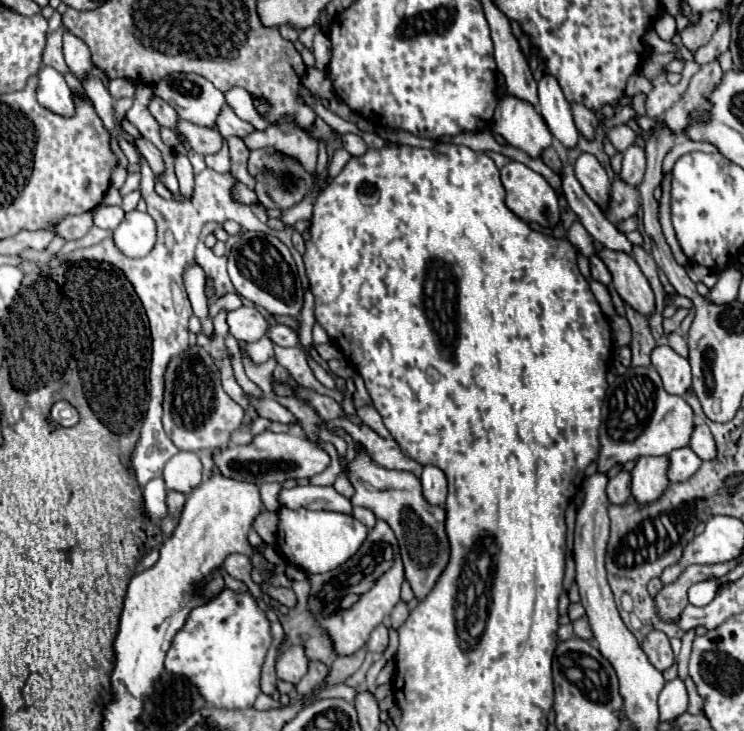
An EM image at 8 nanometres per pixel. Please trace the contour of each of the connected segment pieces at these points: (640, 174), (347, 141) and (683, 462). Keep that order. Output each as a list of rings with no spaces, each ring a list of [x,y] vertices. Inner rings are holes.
[[[632,144],[626,152],[624,152],[624,160],[622,160],[622,170],[620,170],[620,180],[624,180],[626,184],[638,188],[642,178],[644,178],[644,168],[646,168],[646,152]]]
[[[344,134],[344,150],[348,150],[352,156],[362,156],[368,146],[358,134]]]
[[[680,448],[680,450],[672,450],[672,454],[668,454],[668,480],[670,482],[684,482],[688,480],[692,474],[696,474],[696,470],[700,468],[702,460],[688,448]]]

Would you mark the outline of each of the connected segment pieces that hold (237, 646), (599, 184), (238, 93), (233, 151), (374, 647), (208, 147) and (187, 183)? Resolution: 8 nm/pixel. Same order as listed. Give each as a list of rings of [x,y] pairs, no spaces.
[[[230,588],[220,590],[216,598],[206,602],[204,606],[194,608],[184,626],[176,632],[172,646],[166,654],[166,672],[170,676],[182,676],[186,678],[212,708],[250,708],[260,694],[260,674],[262,664],[266,658],[266,652],[272,644],[272,632],[270,632],[270,620],[266,612],[256,604],[254,596],[250,592],[236,592]]]
[[[582,152],[576,160],[576,178],[582,184],[584,192],[604,210],[608,206],[608,194],[610,194],[610,178],[602,164],[592,156]]]
[[[232,88],[226,92],[226,100],[232,106],[232,110],[246,122],[250,122],[256,130],[266,130],[268,122],[258,114],[250,94],[244,88]]]
[[[230,136],[228,138],[228,148],[230,148],[230,158],[232,158],[232,172],[238,172],[238,174],[248,174],[246,170],[246,164],[248,164],[248,156],[250,156],[250,150],[244,146],[242,138],[238,136]]]
[[[384,624],[376,626],[376,628],[372,630],[372,634],[370,634],[366,646],[368,646],[370,652],[378,652],[378,654],[382,654],[382,652],[388,648],[388,628],[386,628]]]
[[[180,120],[178,132],[188,138],[192,150],[196,150],[196,152],[200,152],[204,156],[206,154],[216,154],[224,144],[224,138],[218,132],[218,128],[202,128],[202,126],[196,126],[192,122]]]
[[[184,154],[174,156],[174,170],[176,170],[176,178],[180,182],[180,192],[186,198],[190,198],[192,190],[194,190],[194,176],[192,176],[192,164],[188,162],[188,158]]]

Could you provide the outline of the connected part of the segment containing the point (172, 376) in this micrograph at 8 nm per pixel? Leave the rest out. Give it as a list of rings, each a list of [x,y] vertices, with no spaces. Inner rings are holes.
[[[194,344],[184,354],[178,354],[168,364],[168,370],[164,374],[164,416],[162,424],[170,440],[180,450],[210,450],[226,446],[230,440],[230,432],[240,428],[240,422],[244,418],[244,408],[236,404],[220,384],[220,370],[214,364],[212,356],[206,348]]]

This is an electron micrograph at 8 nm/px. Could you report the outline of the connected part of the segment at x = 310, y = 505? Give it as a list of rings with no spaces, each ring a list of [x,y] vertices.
[[[296,486],[292,490],[282,488],[278,492],[280,506],[286,508],[308,508],[308,510],[334,510],[352,514],[352,504],[348,498],[340,496],[332,486]]]

